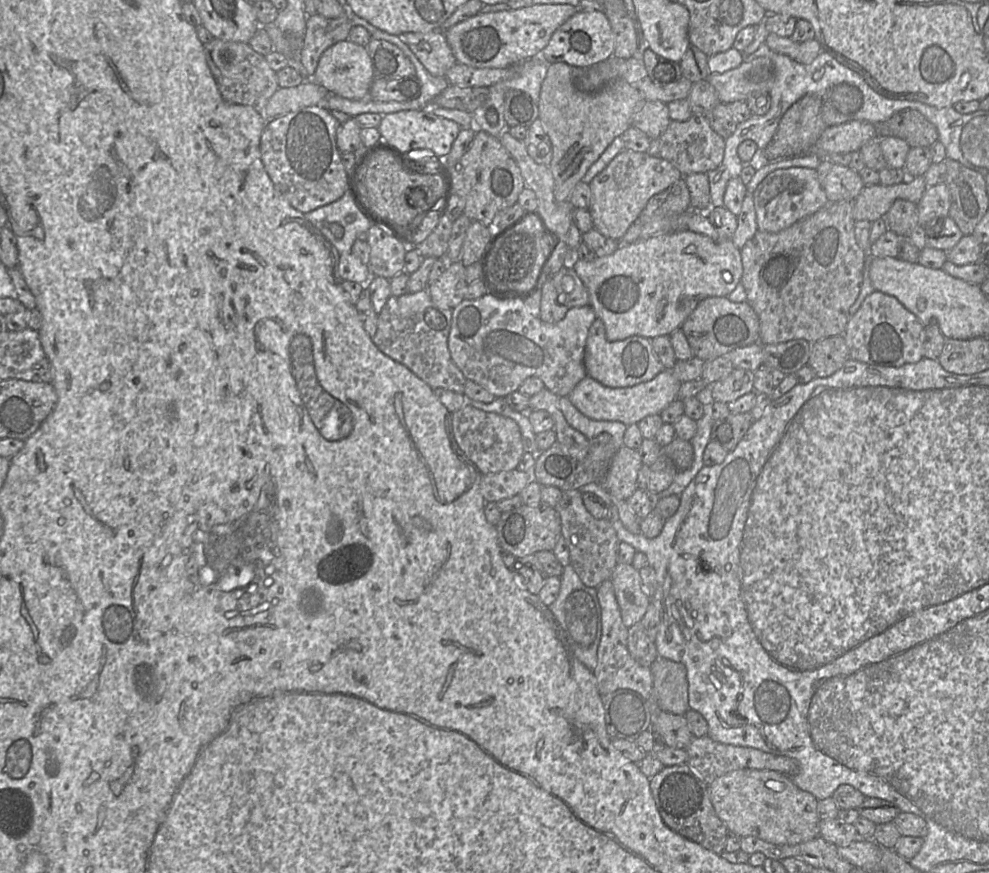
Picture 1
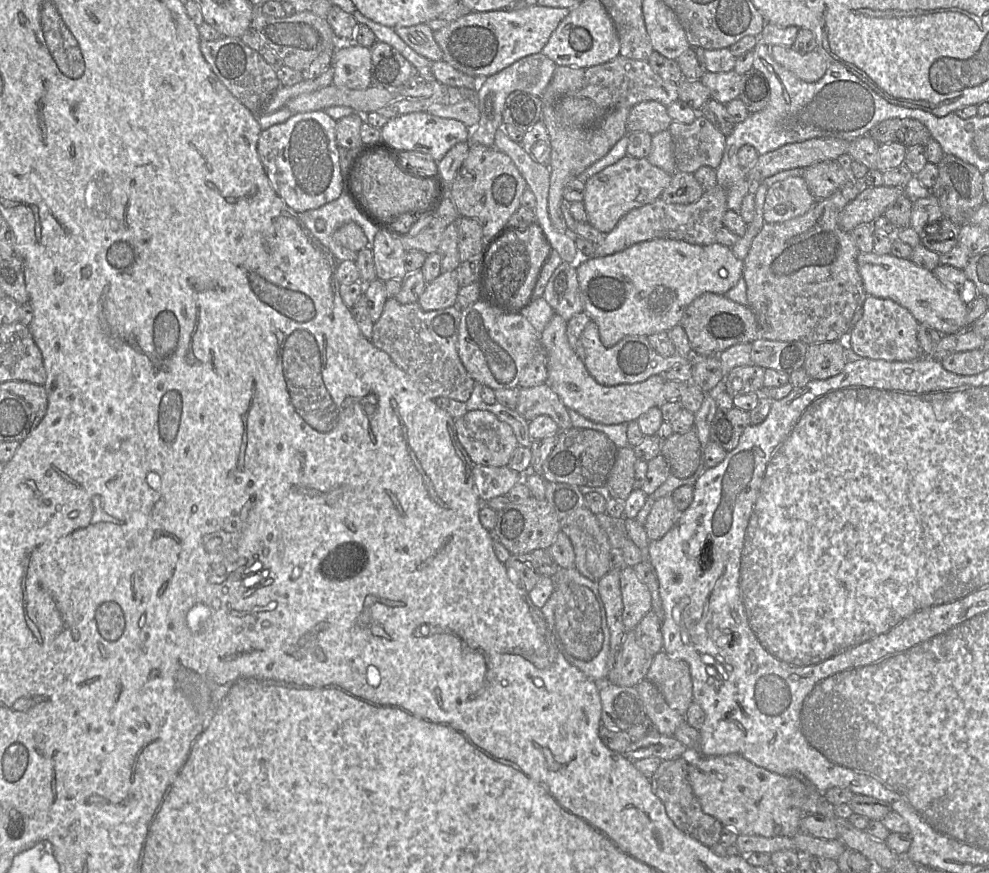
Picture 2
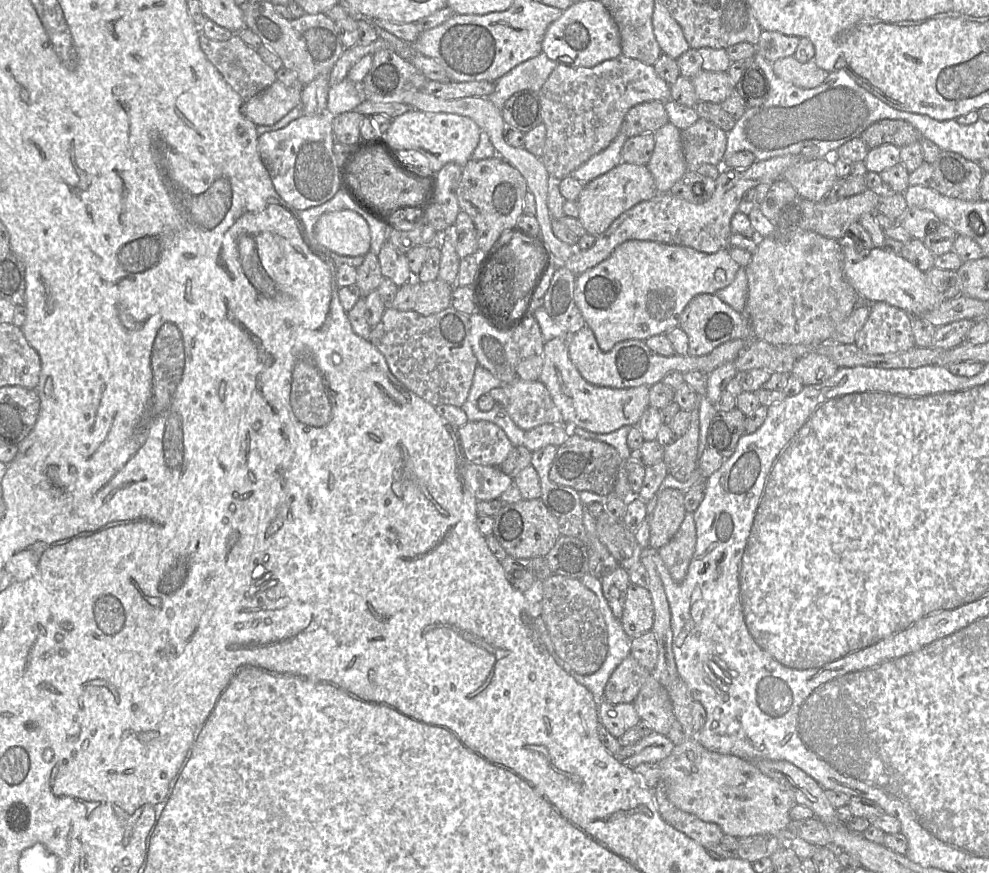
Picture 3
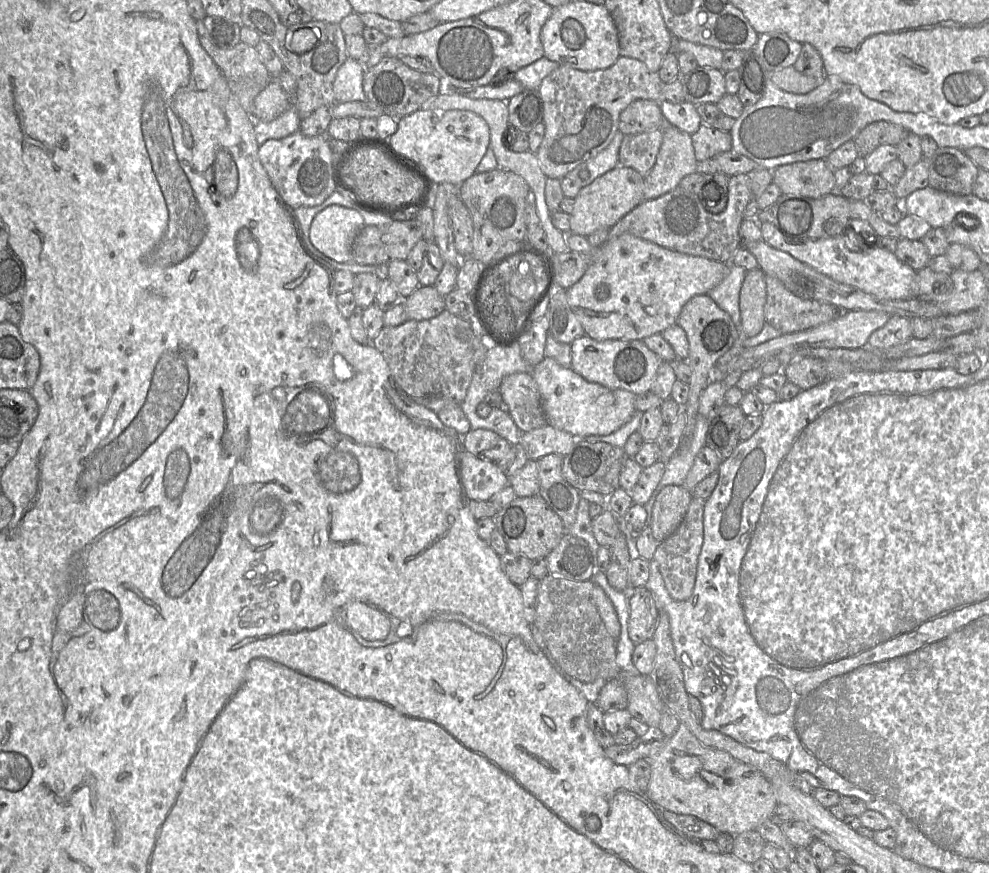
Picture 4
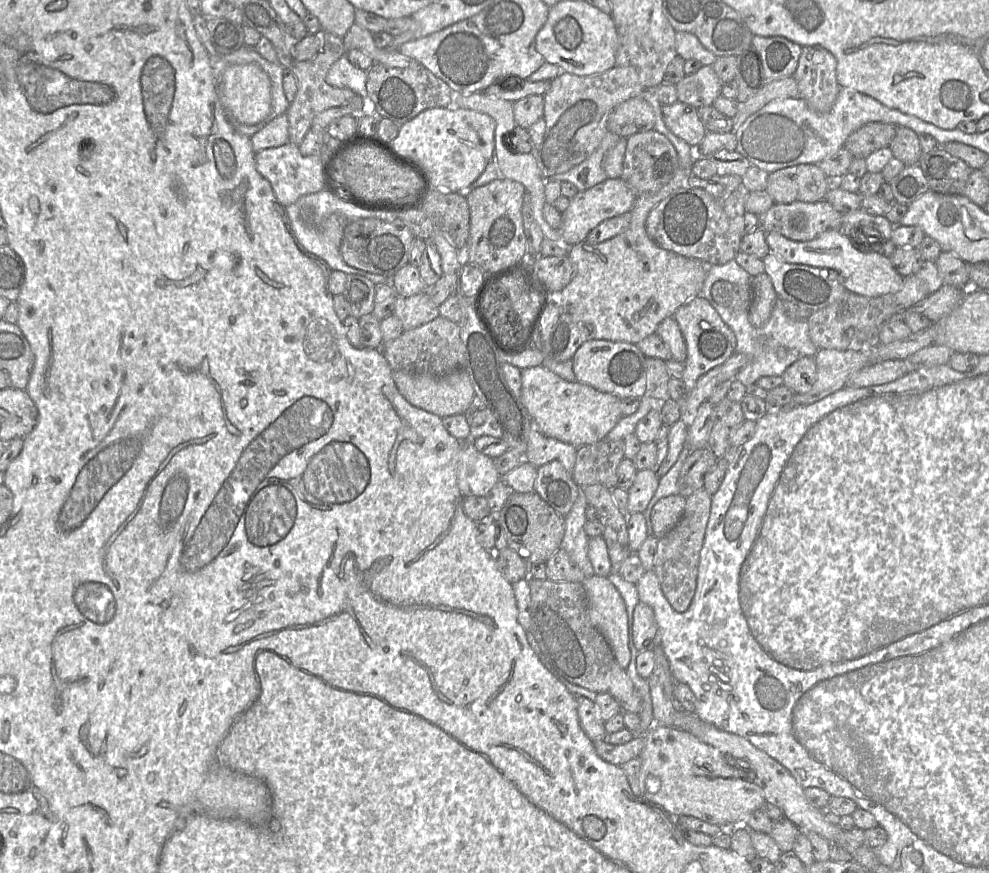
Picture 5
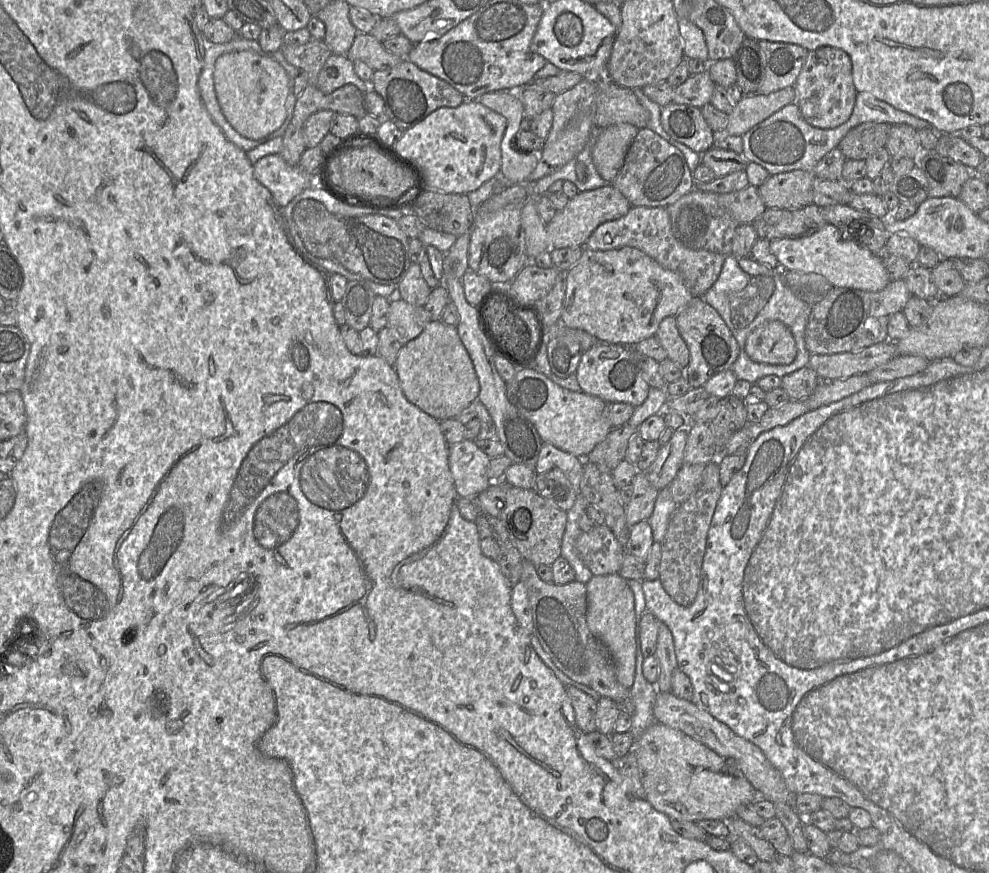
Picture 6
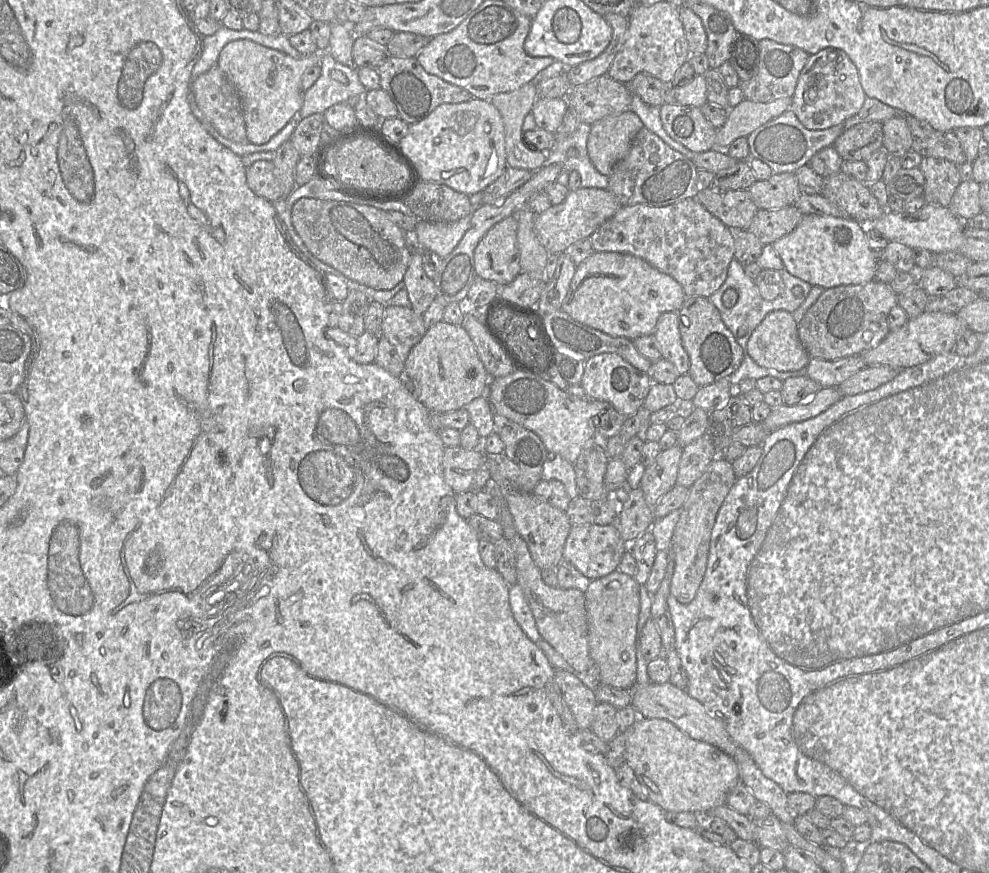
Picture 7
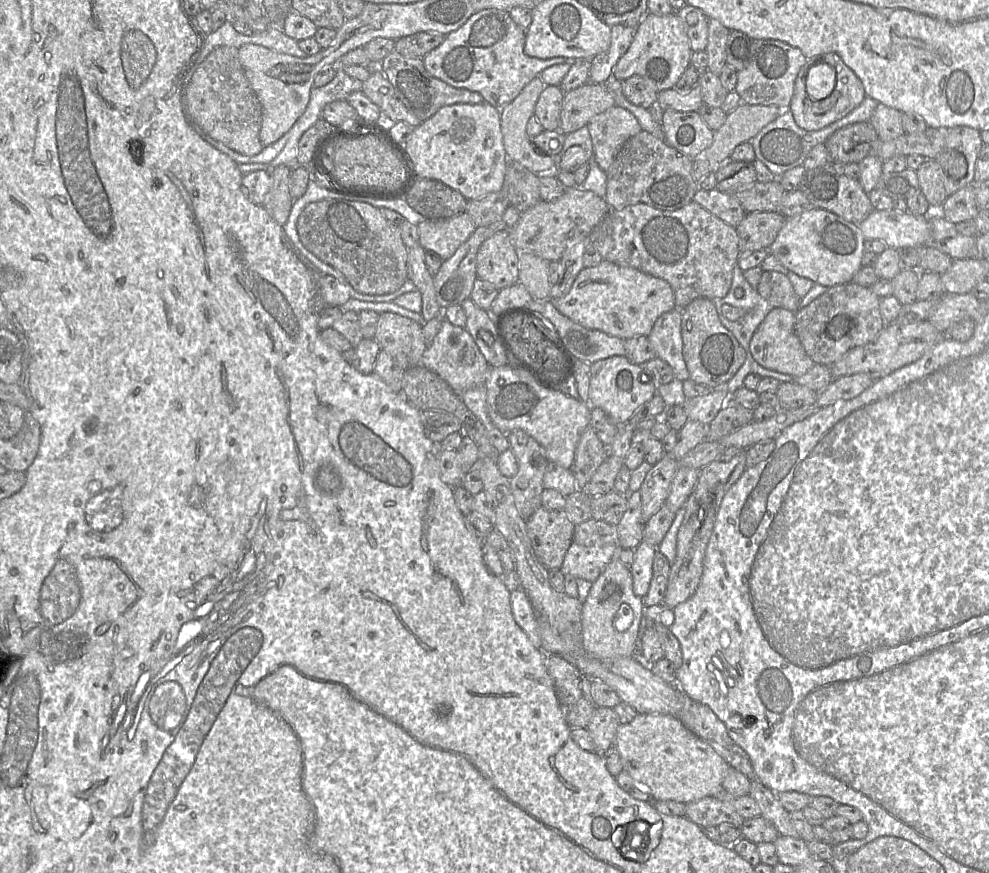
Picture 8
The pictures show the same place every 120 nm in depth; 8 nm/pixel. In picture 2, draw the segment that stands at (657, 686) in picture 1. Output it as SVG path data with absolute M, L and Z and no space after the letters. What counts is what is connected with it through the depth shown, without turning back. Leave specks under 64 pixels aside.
M661 651L654 656L645 679L659 689L670 708L685 715L693 702L690 667L686 661L672 659Z

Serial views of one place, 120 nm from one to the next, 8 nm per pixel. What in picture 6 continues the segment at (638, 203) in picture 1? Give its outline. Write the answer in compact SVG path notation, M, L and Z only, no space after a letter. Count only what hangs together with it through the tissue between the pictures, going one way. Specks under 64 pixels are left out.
M612 184L578 193L569 199L566 206L557 210L552 220L546 224L546 231L551 248L586 247L586 241L593 231L602 223L624 216L631 204Z

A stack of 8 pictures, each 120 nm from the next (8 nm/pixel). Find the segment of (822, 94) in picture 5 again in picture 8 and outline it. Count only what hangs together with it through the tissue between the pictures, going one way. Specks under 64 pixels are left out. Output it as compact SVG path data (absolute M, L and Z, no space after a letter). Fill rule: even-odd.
M829 52L821 56L807 59L805 65L803 65L798 72L789 109L799 127L807 131L816 131L846 116L854 110L865 97L864 86L854 71L844 63L838 54ZM818 63L830 64L835 69L836 85L833 92L828 97L822 100L812 100L809 98L806 91L806 79L809 70Z

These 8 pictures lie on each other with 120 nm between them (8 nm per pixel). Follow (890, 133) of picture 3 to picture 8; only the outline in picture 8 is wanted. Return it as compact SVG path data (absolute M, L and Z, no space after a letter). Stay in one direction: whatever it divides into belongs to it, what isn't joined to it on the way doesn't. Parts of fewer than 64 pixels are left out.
M869 121L848 124L832 133L824 142L831 161L837 166L860 163L868 155L875 155L878 134Z

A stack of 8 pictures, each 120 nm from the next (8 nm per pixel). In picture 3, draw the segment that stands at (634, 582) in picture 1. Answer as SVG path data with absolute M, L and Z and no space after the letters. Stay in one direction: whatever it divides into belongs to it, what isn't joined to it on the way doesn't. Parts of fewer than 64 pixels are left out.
M630 582L620 621L625 633L631 639L652 629L654 607L648 588Z

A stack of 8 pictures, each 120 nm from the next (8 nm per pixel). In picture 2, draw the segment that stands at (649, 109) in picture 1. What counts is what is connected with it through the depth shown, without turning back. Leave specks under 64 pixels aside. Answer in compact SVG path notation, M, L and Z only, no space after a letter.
M644 101L630 109L626 120L626 132L647 132L655 135L667 130L672 121L667 106L657 101Z

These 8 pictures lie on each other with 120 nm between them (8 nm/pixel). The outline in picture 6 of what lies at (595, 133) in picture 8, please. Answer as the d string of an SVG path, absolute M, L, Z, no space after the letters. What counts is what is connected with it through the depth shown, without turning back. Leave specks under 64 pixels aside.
M629 123L602 128L592 149L592 160L599 175L607 182L617 176L626 153L639 129Z

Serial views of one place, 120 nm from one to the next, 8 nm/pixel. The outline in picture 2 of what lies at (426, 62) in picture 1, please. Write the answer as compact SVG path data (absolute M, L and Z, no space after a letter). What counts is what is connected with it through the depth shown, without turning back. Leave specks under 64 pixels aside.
M427 24L392 29L394 29L397 35L420 56L432 62L442 60L443 53L434 40L434 32Z

